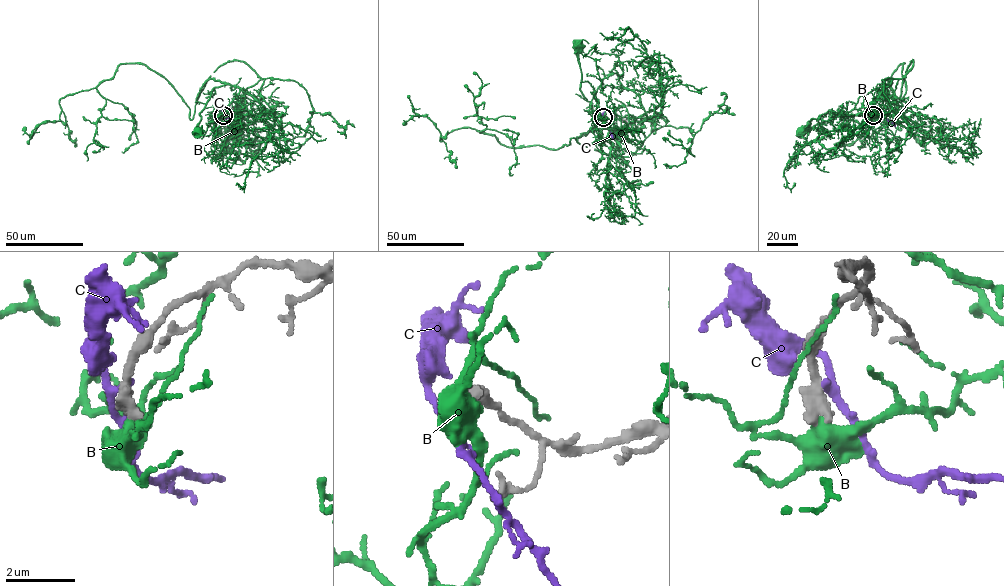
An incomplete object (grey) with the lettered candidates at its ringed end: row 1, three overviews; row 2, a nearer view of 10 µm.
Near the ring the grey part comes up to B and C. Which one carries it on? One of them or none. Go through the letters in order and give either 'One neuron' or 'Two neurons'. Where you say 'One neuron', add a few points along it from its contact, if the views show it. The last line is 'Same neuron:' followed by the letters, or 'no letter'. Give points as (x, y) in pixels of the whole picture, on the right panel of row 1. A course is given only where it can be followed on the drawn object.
B: Two neurons
C: Two neurons
Same neuron: no letter

